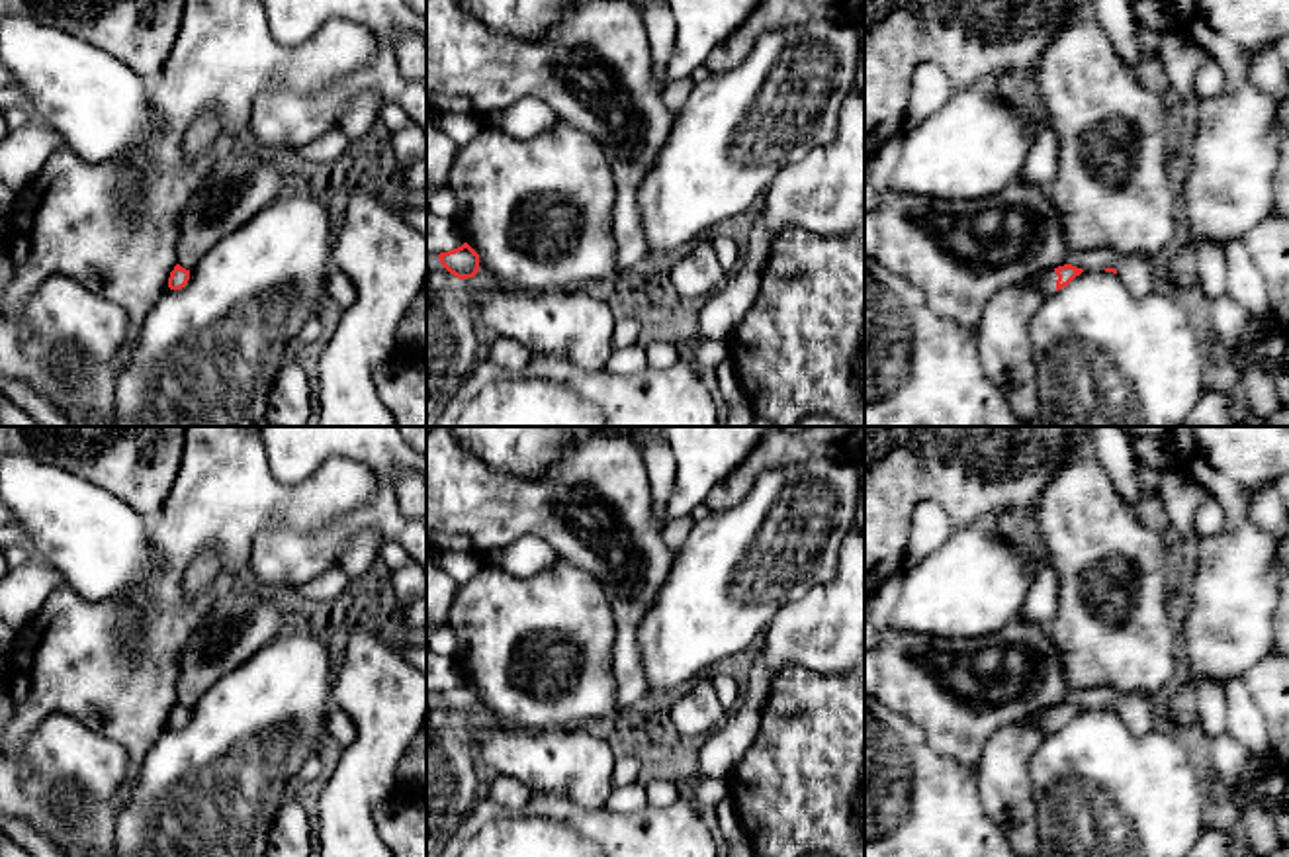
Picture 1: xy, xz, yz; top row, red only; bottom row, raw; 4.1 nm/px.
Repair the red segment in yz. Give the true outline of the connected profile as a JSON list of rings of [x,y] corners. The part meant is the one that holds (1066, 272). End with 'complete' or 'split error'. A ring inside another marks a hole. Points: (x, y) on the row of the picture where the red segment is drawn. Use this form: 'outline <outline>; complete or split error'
outline [[[1072,264],[1058,266],[1054,270],[1046,270],[1035,278],[1031,278],[1031,286],[1039,288],[1045,295],[1052,295],[1064,286],[1068,286],[1076,276],[1084,270]]]; split error

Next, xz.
outline [[[464,243],[462,247],[440,252],[440,264],[460,280],[473,278],[479,270],[479,254]]]; complete

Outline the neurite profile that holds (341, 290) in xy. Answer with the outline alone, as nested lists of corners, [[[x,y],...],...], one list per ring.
[[[333,268],[329,272],[329,299],[338,303],[340,307],[350,307],[356,297],[356,290],[346,274]]]

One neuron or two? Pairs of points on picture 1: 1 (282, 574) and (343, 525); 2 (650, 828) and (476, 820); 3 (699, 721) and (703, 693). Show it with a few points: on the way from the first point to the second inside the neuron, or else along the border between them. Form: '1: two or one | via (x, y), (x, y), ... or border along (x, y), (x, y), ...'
1: one | via (298, 558), (313, 554), (327, 541)
2: one | via (607, 828), (564, 809), (529, 809), (519, 812)
3: one | via (699, 715), (701, 699)

